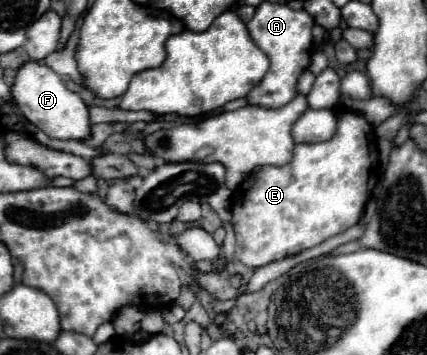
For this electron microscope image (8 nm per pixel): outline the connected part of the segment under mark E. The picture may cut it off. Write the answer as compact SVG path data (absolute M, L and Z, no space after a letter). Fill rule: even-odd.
M339 110L337 130L331 140L317 144L295 144L289 164L263 166L261 170L253 172L231 196L235 198L231 200L231 224L237 238L235 258L245 266L259 268L285 256L293 256L301 250L319 246L327 238L341 234L357 224L377 182L369 150L369 134L375 134L375 128L363 116L351 110Z

